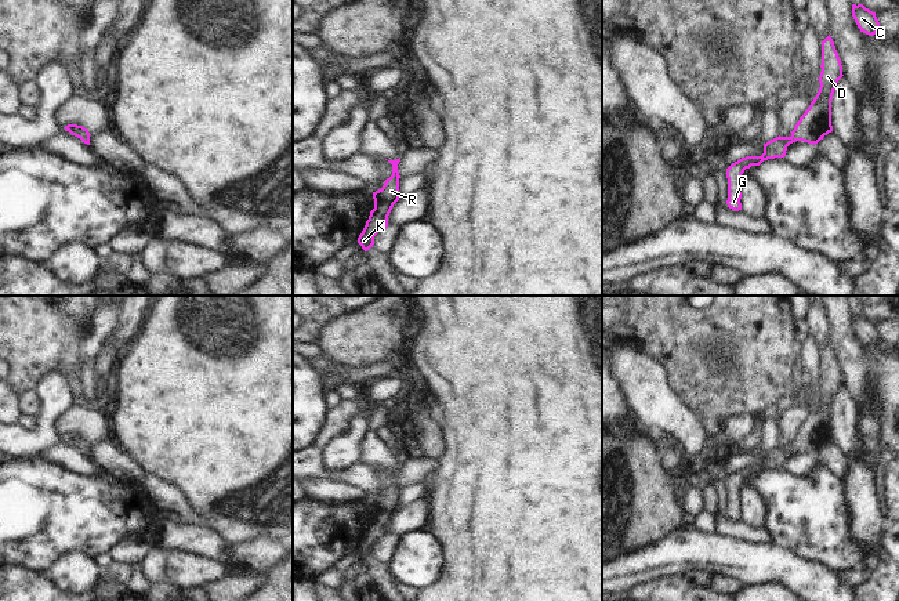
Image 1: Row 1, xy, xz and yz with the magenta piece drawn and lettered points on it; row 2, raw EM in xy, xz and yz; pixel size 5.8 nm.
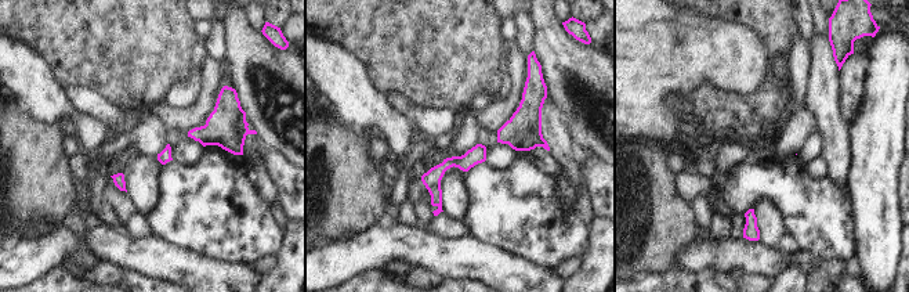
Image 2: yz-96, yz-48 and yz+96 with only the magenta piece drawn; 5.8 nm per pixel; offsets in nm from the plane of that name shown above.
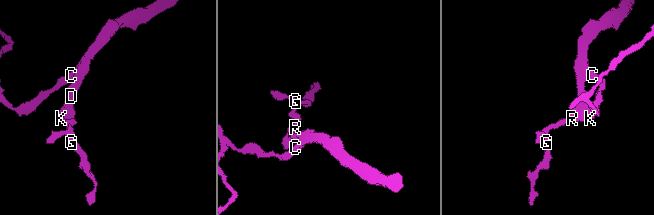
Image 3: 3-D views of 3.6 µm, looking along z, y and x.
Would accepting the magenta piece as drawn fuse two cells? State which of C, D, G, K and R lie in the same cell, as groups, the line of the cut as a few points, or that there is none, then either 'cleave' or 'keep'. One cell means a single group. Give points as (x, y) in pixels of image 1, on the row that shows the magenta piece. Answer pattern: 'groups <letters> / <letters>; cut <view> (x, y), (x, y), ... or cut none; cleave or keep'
groups C D G K R; cut none; keep

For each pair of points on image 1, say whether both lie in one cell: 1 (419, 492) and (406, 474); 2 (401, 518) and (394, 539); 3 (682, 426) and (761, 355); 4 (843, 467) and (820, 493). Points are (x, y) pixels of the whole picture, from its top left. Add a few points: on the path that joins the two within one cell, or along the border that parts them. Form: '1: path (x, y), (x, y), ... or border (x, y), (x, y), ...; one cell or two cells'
1: border (423, 481), (401, 487); two cells
2: border (388, 532), (401, 535); two cells
3: border (674, 390), (700, 417), (709, 435); two cells
4: border (816, 460), (829, 466), (844, 478); two cells

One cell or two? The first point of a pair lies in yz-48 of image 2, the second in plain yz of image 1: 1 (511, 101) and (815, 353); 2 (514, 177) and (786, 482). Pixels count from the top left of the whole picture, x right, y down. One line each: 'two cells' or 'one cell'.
1: one cell
2: one cell

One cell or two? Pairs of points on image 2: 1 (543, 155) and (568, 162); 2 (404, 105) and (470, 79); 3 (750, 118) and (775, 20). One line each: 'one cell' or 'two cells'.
1: two cells
2: two cells
3: one cell

